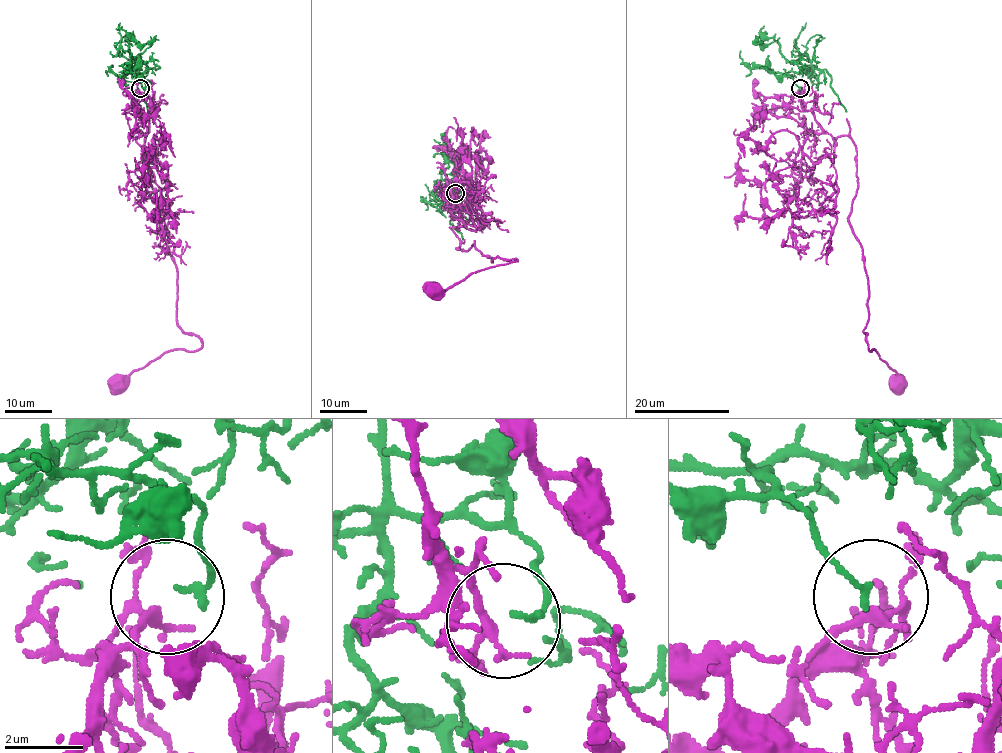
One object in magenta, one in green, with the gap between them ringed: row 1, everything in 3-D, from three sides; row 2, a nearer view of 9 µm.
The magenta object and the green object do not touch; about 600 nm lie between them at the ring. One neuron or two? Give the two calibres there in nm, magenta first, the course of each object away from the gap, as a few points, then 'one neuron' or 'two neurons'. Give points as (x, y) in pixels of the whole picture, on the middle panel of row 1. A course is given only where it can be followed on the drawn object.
calibres 200 and 200 nm; course magenta (455, 193), (446, 183), (457, 189), (458, 249), (474, 241), (492, 261), (516, 261), (437, 291); course green (456, 192), (457, 183), (443, 180), (437, 195), (449, 204), (452, 197), (448, 158), (471, 148); one neuron

